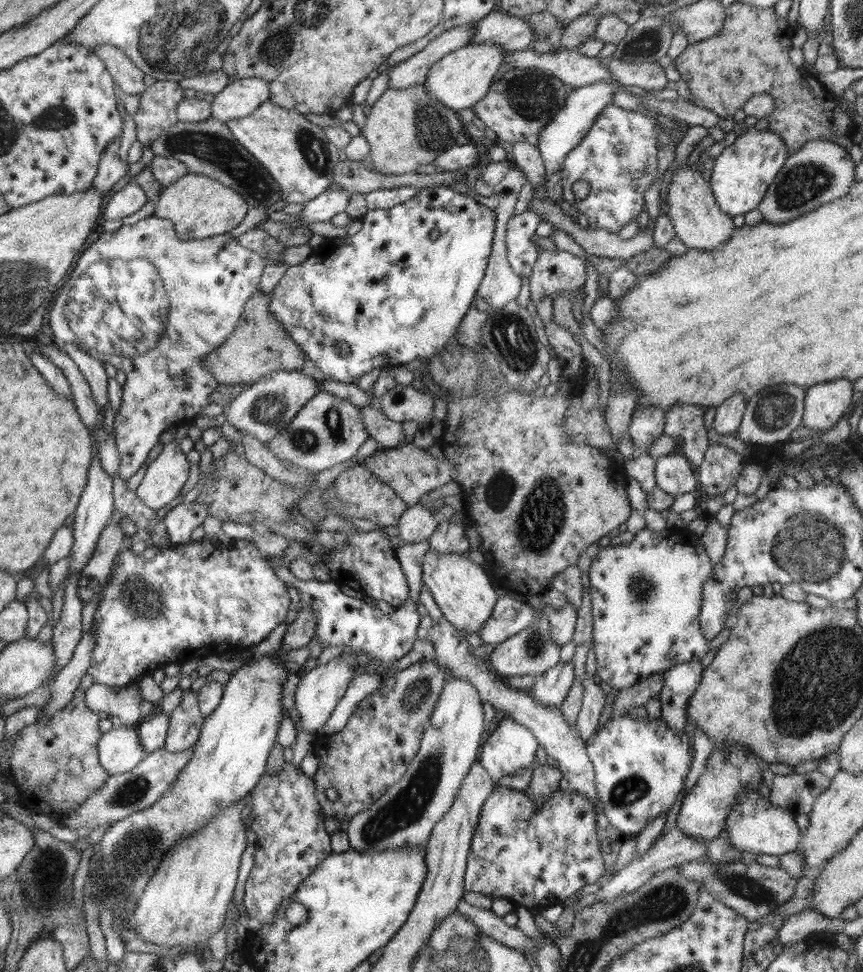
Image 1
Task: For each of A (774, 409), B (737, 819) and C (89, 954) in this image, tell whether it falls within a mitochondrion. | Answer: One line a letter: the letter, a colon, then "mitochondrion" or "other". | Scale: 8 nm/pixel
A: mitochondrion
B: other
C: other

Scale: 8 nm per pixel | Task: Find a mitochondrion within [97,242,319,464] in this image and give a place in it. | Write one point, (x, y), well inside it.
(270, 409)

